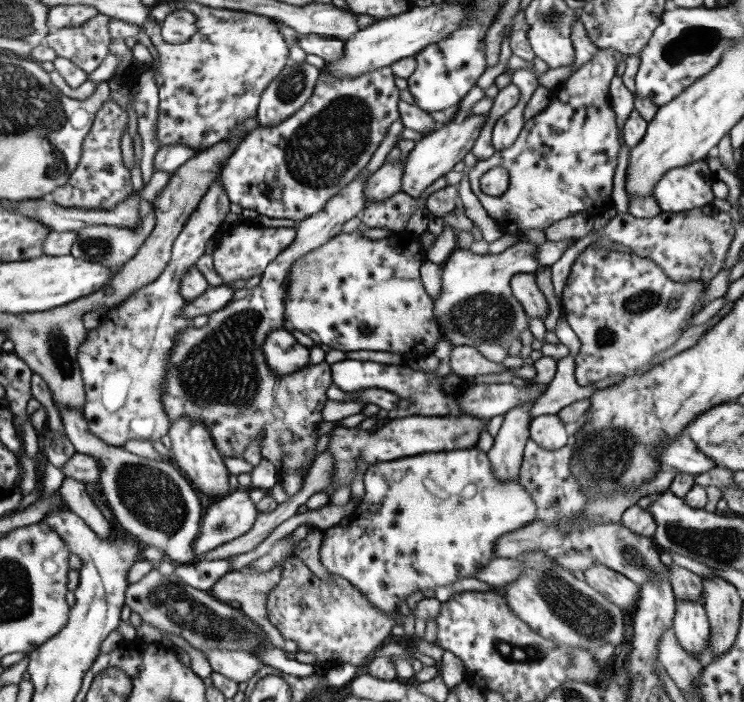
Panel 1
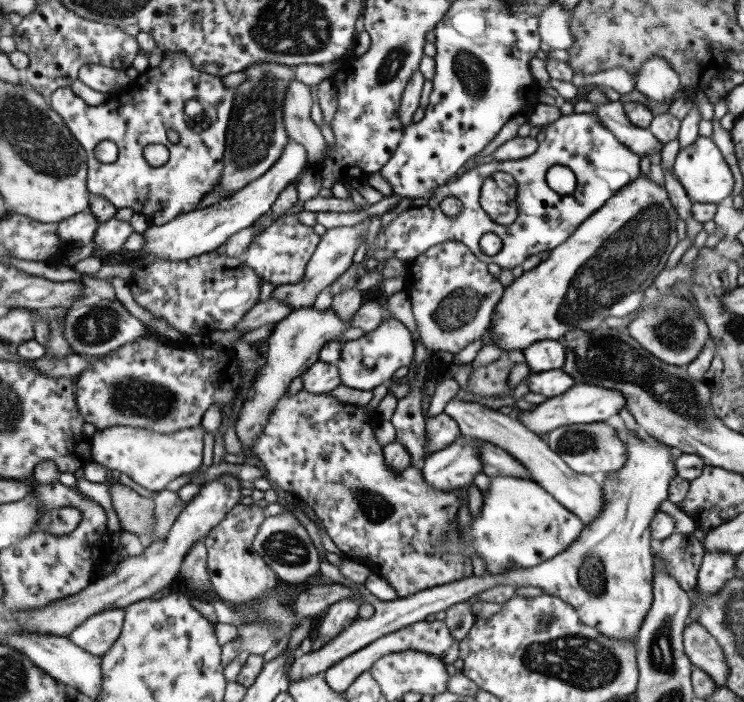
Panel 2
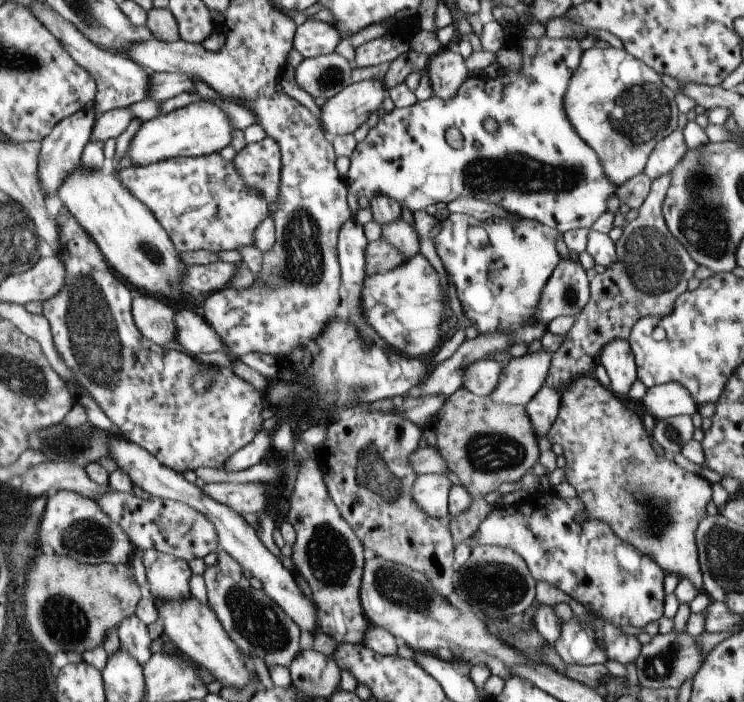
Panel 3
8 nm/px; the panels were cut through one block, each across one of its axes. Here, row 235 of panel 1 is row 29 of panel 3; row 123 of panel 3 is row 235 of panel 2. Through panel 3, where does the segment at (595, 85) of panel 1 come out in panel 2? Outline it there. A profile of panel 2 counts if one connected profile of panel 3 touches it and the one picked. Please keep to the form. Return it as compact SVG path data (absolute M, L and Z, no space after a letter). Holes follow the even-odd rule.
M566 112L560 115L556 121L545 126L545 138L539 142L538 149L534 154L520 160L506 160L504 162L491 161L486 164L478 165L469 169L455 182L449 181L441 187L435 187L432 196L428 197L428 203L422 207L407 207L404 212L400 211L396 218L388 225L382 226L376 234L376 242L366 249L366 261L375 263L377 260L396 258L405 262L412 262L418 255L428 250L430 247L446 242L446 240L458 240L465 244L478 257L478 260L486 264L494 262L501 268L513 269L515 266L522 265L522 262L532 254L551 251L561 245L568 236L574 233L578 225L592 216L602 205L606 204L612 196L615 196L627 184L630 184L640 175L640 155L632 152L630 148L622 144L608 128L600 122L598 116L590 112ZM554 165L562 165L570 168L576 175L575 190L568 195L558 194L548 187L545 181L548 169ZM494 172L508 172L512 174L514 180L518 182L518 195L515 198L518 204L518 216L510 226L498 226L485 213L481 204L481 186L488 176ZM453 197L462 203L462 210L458 210L455 215L447 213L440 208L446 198ZM488 232L494 232L502 240L501 249L493 256L486 255L480 249L480 238Z

